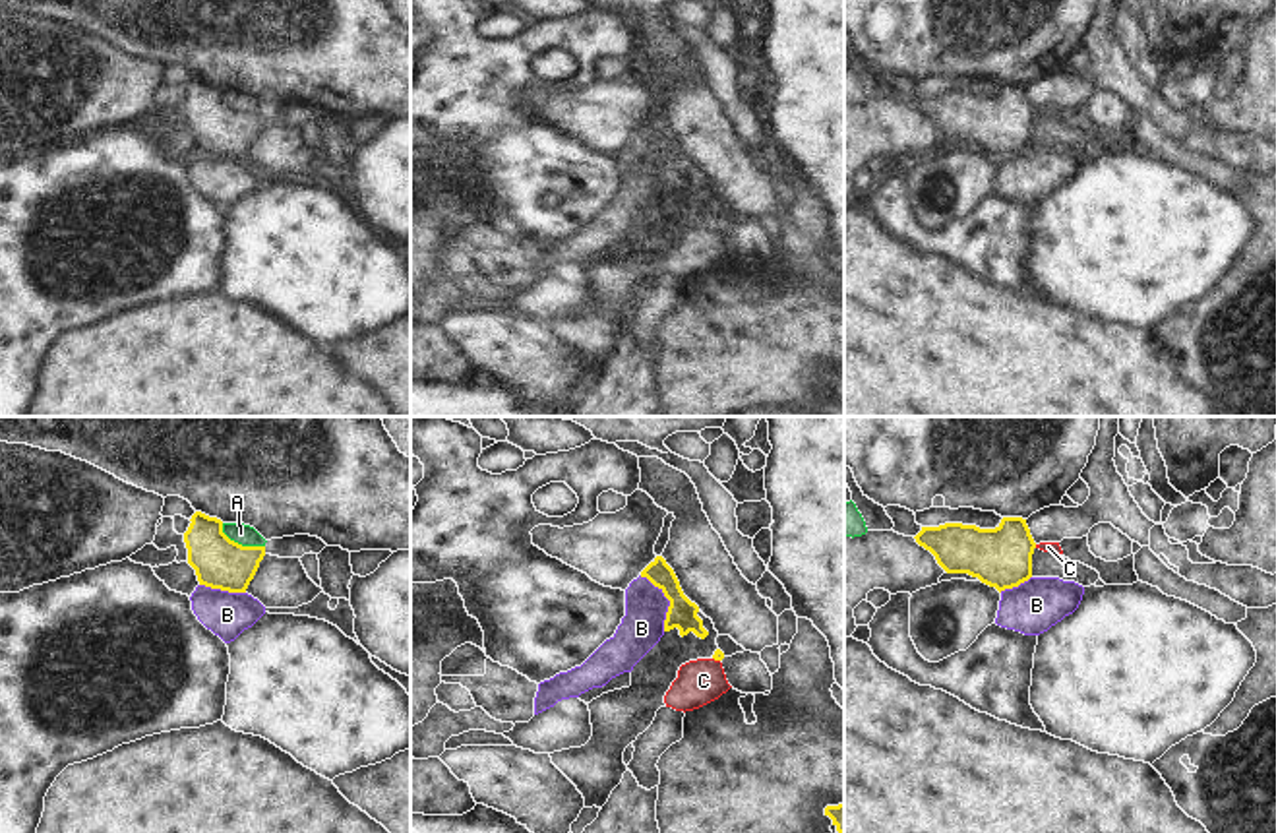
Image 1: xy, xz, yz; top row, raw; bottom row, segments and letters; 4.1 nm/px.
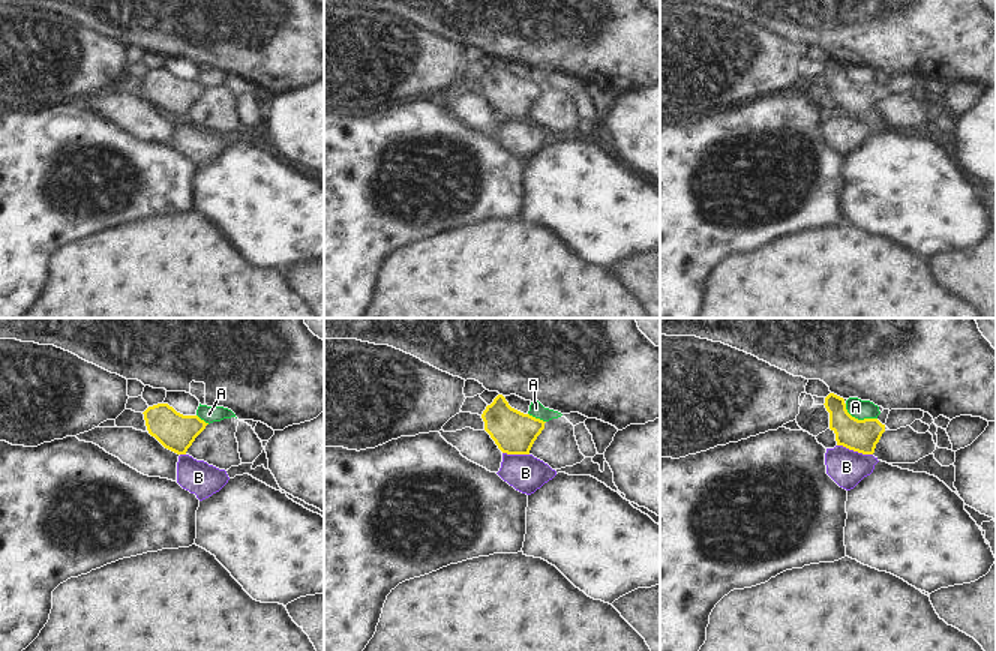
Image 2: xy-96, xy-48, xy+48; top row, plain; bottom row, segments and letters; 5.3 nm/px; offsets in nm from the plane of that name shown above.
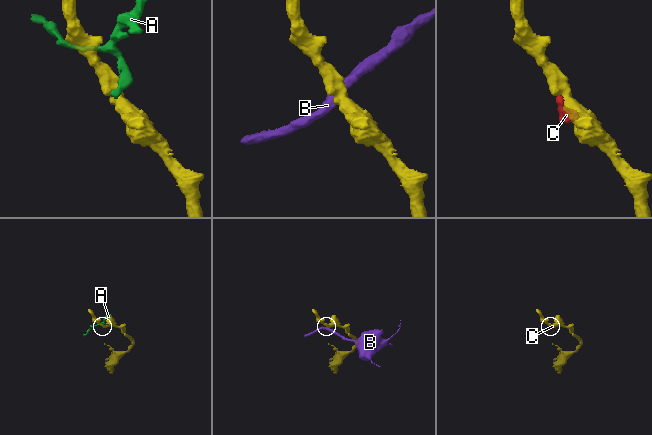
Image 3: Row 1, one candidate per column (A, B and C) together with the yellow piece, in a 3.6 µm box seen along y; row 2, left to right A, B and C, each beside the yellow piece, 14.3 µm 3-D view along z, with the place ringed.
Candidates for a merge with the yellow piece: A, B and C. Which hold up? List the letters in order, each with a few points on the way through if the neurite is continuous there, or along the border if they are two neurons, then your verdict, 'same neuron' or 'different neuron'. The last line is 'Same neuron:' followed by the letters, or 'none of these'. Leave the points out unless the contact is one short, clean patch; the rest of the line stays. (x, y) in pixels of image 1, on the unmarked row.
A: border xy (221, 90), (221, 95), (231, 105), (243, 111), (264, 113); different neuron
B: border xz (639, 142), (645, 142), (668, 167), (665, 196); different neuron
C: different neuron
Same neuron: none of these

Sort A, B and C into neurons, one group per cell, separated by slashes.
A C / B

